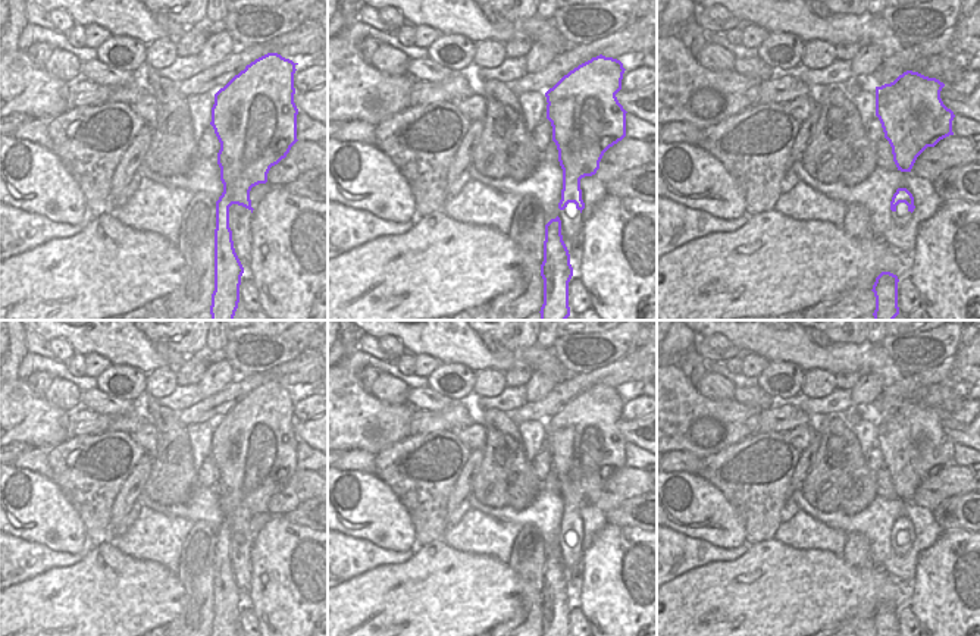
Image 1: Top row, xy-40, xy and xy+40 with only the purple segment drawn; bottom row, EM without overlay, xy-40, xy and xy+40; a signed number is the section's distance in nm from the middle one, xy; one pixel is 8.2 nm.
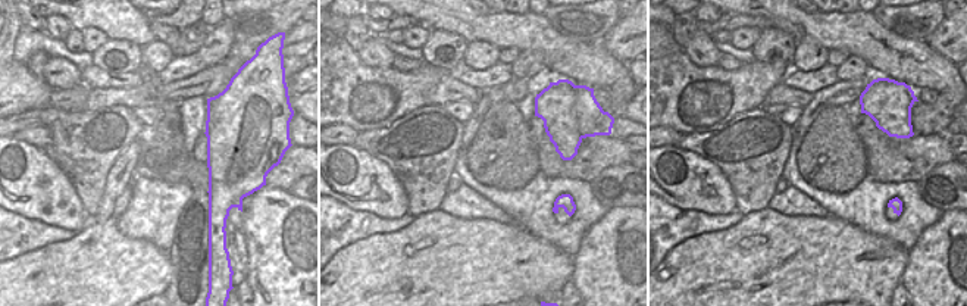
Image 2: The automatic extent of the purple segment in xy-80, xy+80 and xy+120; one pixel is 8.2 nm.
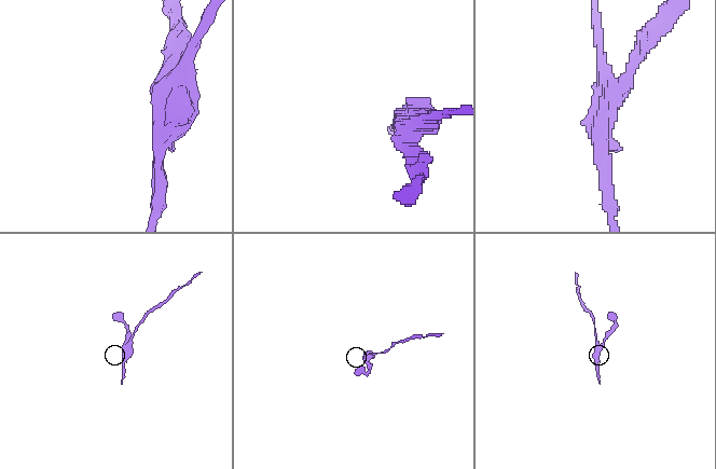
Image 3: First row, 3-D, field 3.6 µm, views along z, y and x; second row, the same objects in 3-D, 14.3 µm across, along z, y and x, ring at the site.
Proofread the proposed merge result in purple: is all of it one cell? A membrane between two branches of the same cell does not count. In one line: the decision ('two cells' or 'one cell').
two cells

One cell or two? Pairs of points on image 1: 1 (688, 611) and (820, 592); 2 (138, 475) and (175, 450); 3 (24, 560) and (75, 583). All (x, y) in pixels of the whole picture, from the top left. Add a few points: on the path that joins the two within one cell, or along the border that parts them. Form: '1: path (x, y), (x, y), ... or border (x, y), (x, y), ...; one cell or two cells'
1: path (720, 605), (750, 602), (772, 595), (788, 595); one cell
2: border (153, 454), (150, 475), (143, 492); two cells
3: border (80, 560), (65, 567), (52, 567), (15, 583); two cells

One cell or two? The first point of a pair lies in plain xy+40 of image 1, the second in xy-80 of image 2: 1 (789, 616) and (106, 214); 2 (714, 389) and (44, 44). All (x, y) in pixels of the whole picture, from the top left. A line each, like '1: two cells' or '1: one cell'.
1: two cells
2: two cells

